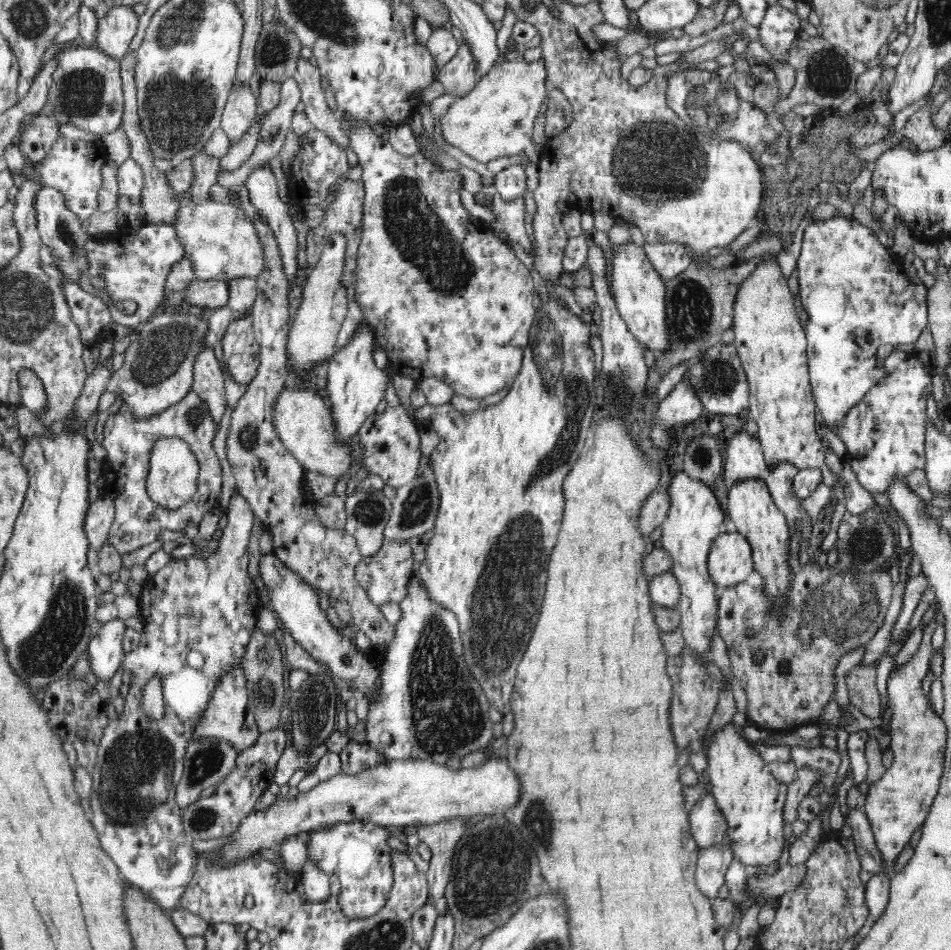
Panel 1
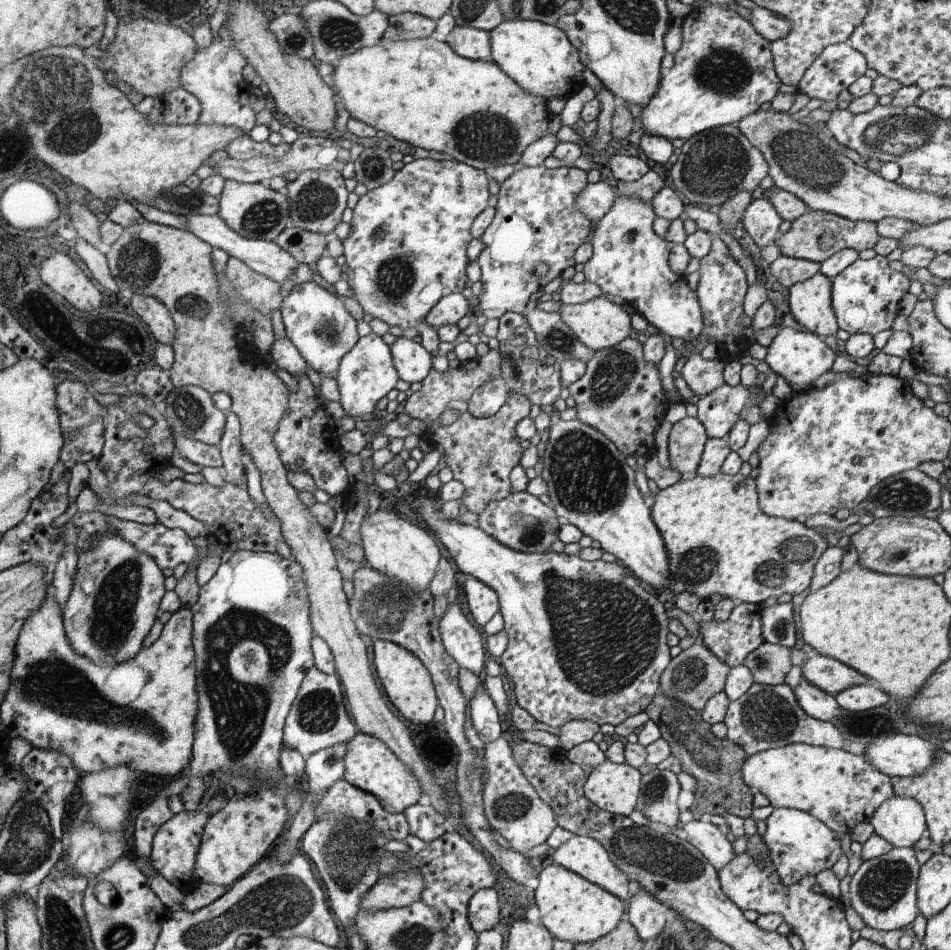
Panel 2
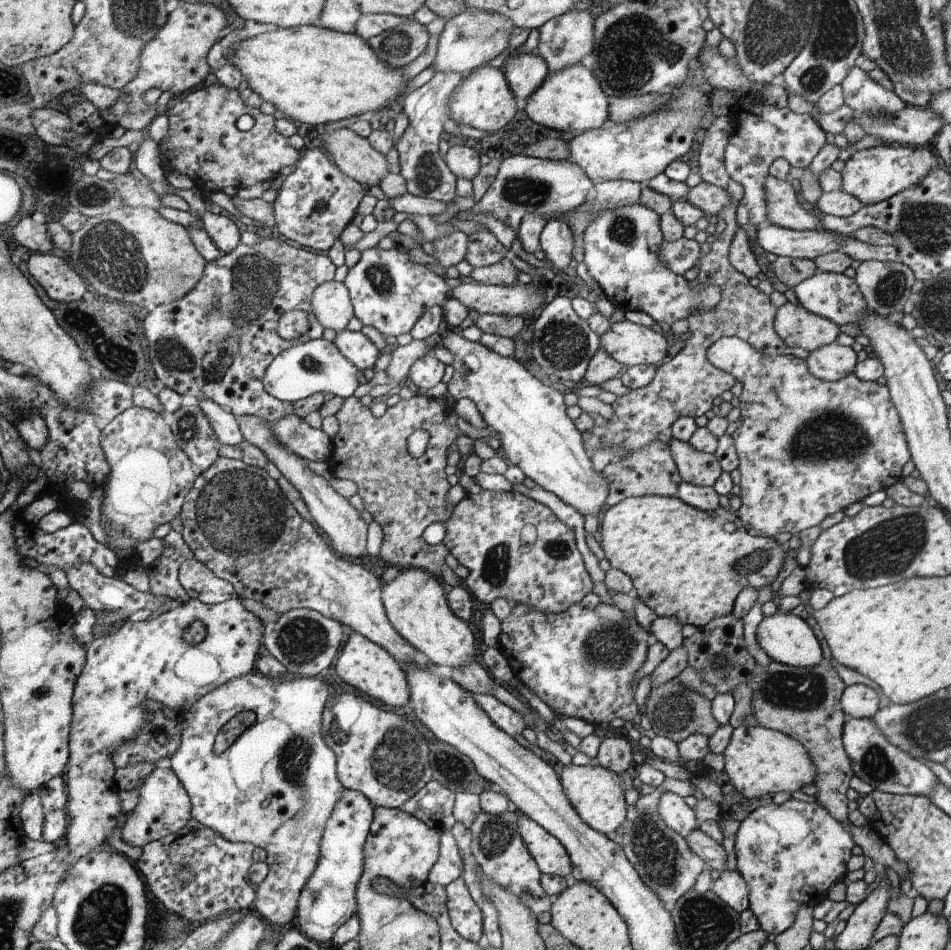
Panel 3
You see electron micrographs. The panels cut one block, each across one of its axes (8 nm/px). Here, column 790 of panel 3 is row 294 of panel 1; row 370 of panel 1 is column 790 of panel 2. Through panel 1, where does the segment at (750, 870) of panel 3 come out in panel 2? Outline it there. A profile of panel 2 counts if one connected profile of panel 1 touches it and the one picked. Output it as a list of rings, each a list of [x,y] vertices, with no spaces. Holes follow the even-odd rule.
[[[778,808],[765,822],[767,828],[762,837],[763,844],[769,851],[769,860],[785,885],[798,883],[804,876],[816,877],[820,872],[831,870],[843,853],[838,833],[808,812]]]

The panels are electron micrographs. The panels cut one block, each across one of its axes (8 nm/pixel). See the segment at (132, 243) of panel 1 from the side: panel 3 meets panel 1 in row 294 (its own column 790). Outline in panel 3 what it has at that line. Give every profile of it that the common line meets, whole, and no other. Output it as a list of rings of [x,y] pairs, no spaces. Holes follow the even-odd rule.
[[[706,47],[701,54],[700,62],[703,66],[707,82],[710,82],[714,88],[726,88],[726,90],[730,90],[732,96],[736,99],[736,103],[729,113],[729,117],[735,122],[735,129],[731,131],[728,142],[726,143],[723,161],[725,162],[728,174],[744,187],[744,194],[737,208],[737,224],[739,226],[746,226],[747,224],[761,226],[767,223],[767,206],[765,193],[763,192],[763,182],[766,175],[768,175],[771,162],[774,162],[774,159],[777,158],[785,158],[792,167],[808,167],[812,160],[814,160],[814,157],[820,152],[820,149],[826,144],[826,130],[821,128],[816,118],[811,114],[797,114],[788,107],[779,109],[773,105],[764,105],[762,97],[758,92],[765,85],[757,85],[755,82],[752,82],[741,71],[737,58],[735,58],[735,62],[728,61],[725,56],[721,56],[718,53],[718,48]]]

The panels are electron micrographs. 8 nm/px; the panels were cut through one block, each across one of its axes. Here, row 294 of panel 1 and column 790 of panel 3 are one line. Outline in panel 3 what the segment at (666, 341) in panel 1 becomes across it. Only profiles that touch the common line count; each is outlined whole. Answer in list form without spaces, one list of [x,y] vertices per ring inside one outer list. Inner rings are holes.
[[[778,612],[776,615],[764,617],[757,628],[756,640],[772,661],[785,665],[813,667],[823,658],[820,643],[810,626],[802,618],[790,612]]]

